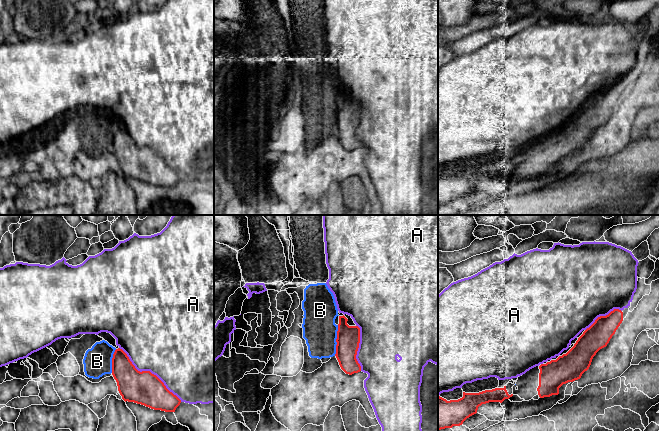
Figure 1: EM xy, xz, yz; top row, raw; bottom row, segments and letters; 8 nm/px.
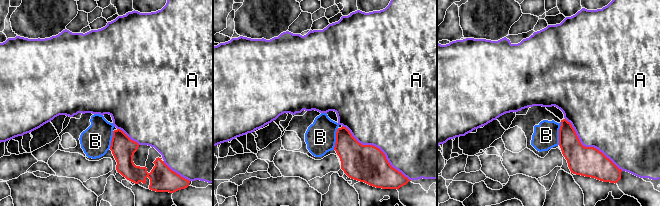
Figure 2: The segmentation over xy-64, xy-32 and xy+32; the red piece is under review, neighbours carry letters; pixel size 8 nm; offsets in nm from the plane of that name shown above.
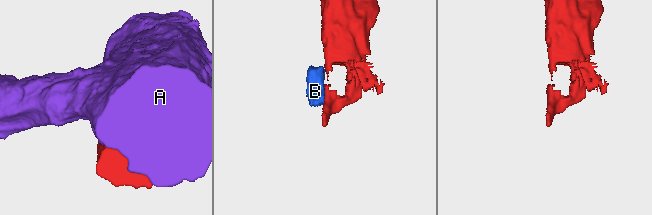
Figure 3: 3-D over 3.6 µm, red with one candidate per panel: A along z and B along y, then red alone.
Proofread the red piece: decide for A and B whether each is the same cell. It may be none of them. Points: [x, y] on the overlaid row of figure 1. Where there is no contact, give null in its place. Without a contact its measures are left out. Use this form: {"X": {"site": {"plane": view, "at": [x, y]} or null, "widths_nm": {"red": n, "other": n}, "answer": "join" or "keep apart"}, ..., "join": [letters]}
{"A": {"site": {"plane": "xy", "at": [149, 371]}, "widths_nm": {"red": 260, "other": 500}, "answer": "keep apart"}, "B": {"site": {"plane": "xz", "at": [336, 340]}, "widths_nm": {"red": 190, "other": 280}, "answer": "keep apart"}, "join": []}

